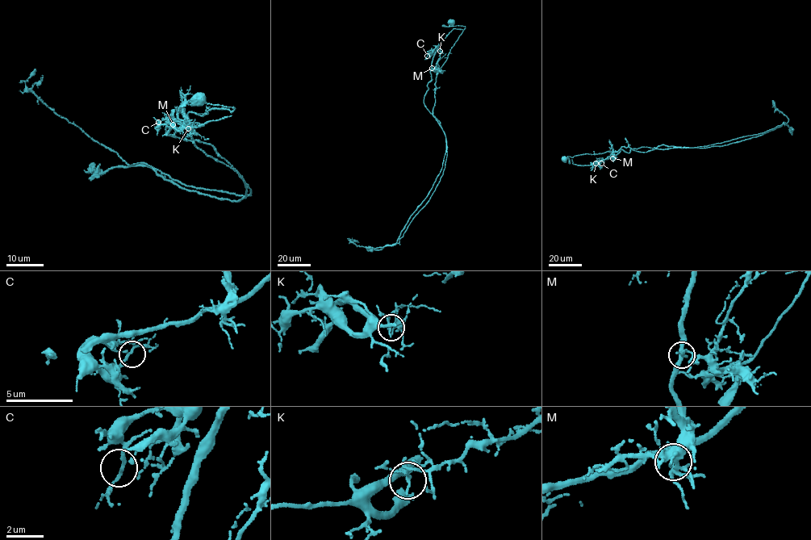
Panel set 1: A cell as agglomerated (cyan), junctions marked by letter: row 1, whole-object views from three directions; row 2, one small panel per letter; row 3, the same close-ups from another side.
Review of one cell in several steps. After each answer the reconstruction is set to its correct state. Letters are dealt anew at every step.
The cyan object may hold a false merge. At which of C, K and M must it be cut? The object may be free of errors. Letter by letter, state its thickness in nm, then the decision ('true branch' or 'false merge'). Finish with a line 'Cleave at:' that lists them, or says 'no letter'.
C: 150 nm | true branch
K: 130 nm | true branch
M: 90 nm | false merge
Cleave at: M

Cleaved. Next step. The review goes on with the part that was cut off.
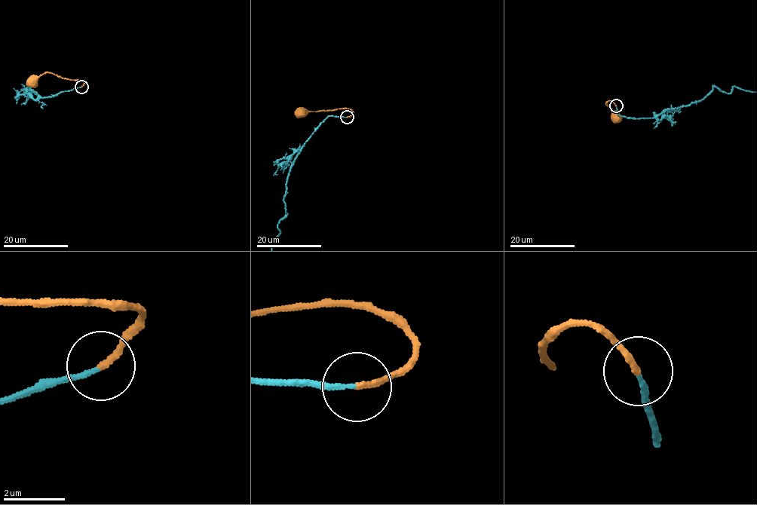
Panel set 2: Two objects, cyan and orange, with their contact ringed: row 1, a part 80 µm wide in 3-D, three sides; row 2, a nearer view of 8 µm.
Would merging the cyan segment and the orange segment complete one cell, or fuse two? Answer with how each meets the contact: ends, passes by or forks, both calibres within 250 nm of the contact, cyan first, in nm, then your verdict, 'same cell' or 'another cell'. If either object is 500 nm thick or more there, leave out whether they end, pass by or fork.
cyan ends; orange ends; calibres 140 and 200 nm; same cell

